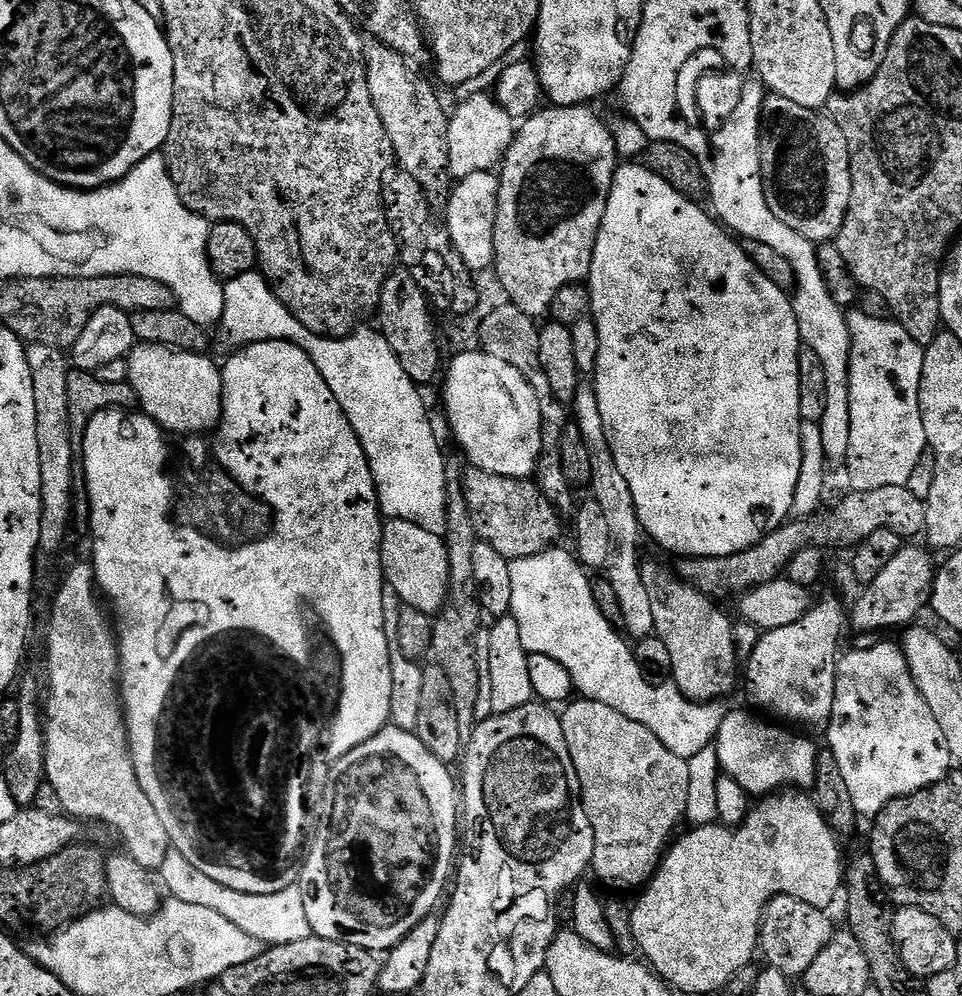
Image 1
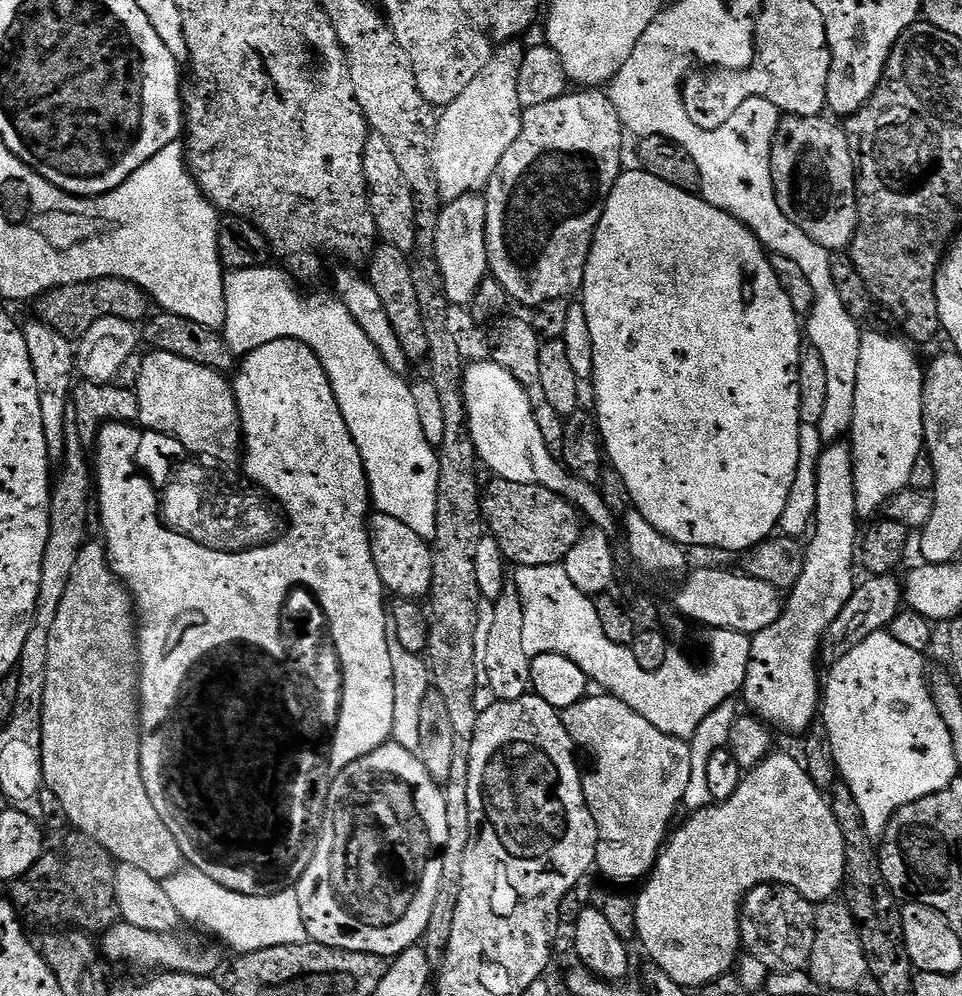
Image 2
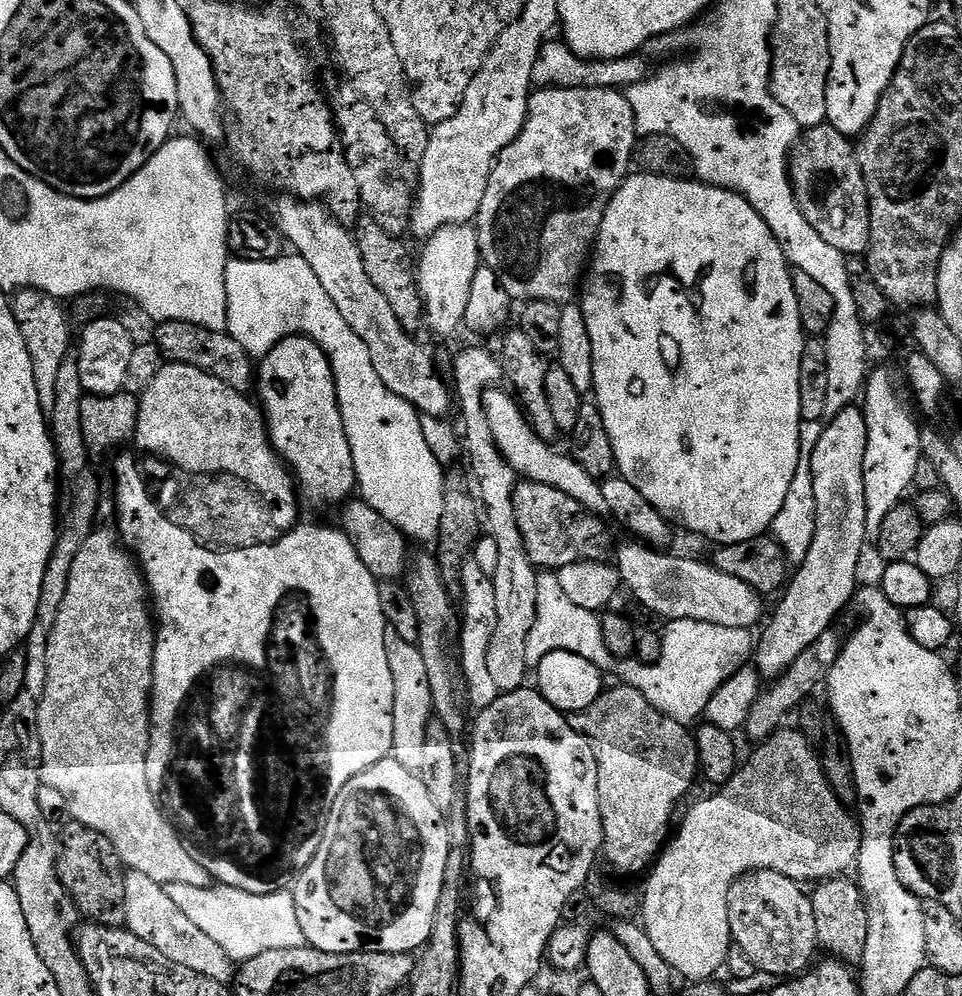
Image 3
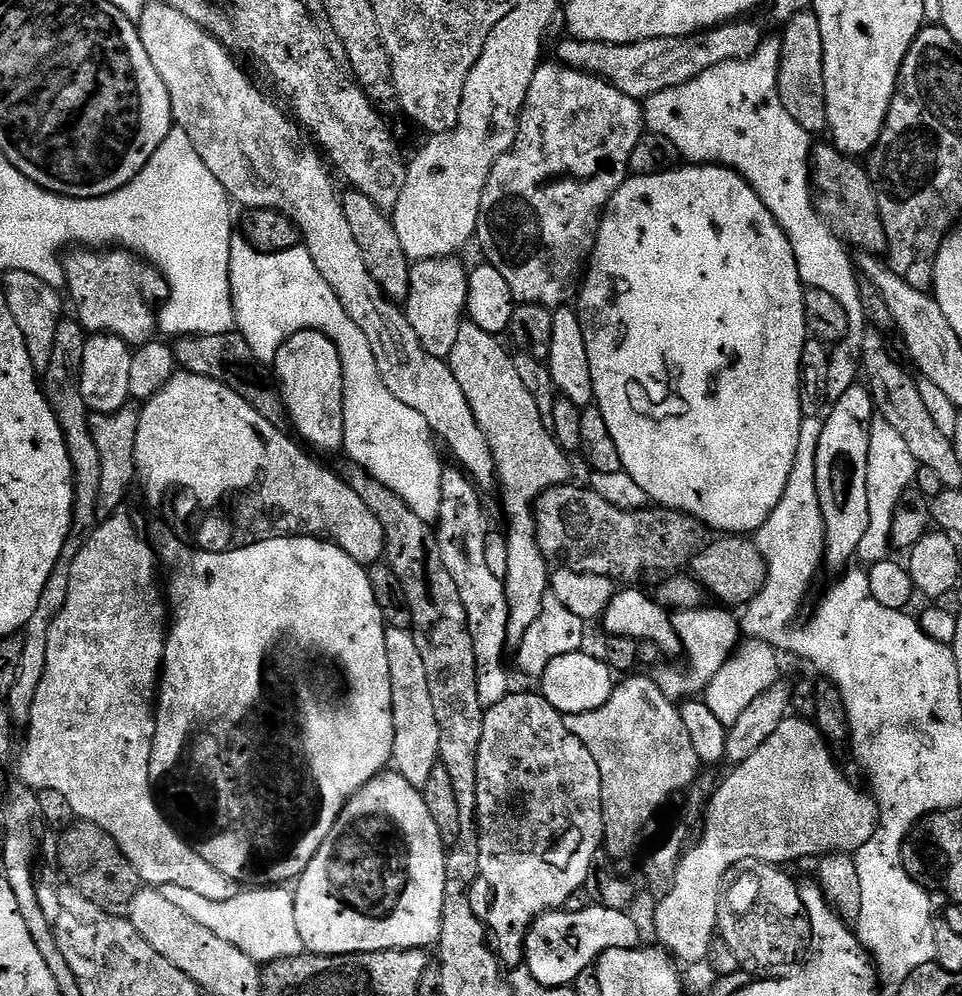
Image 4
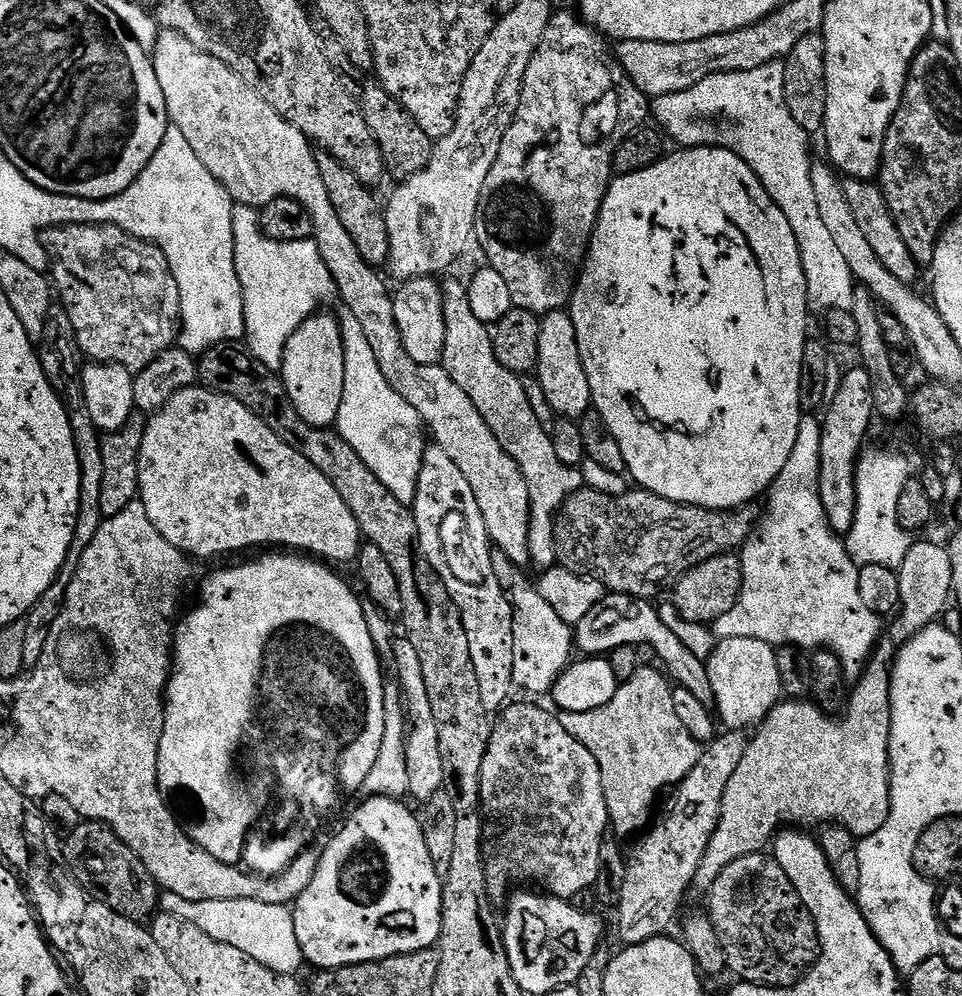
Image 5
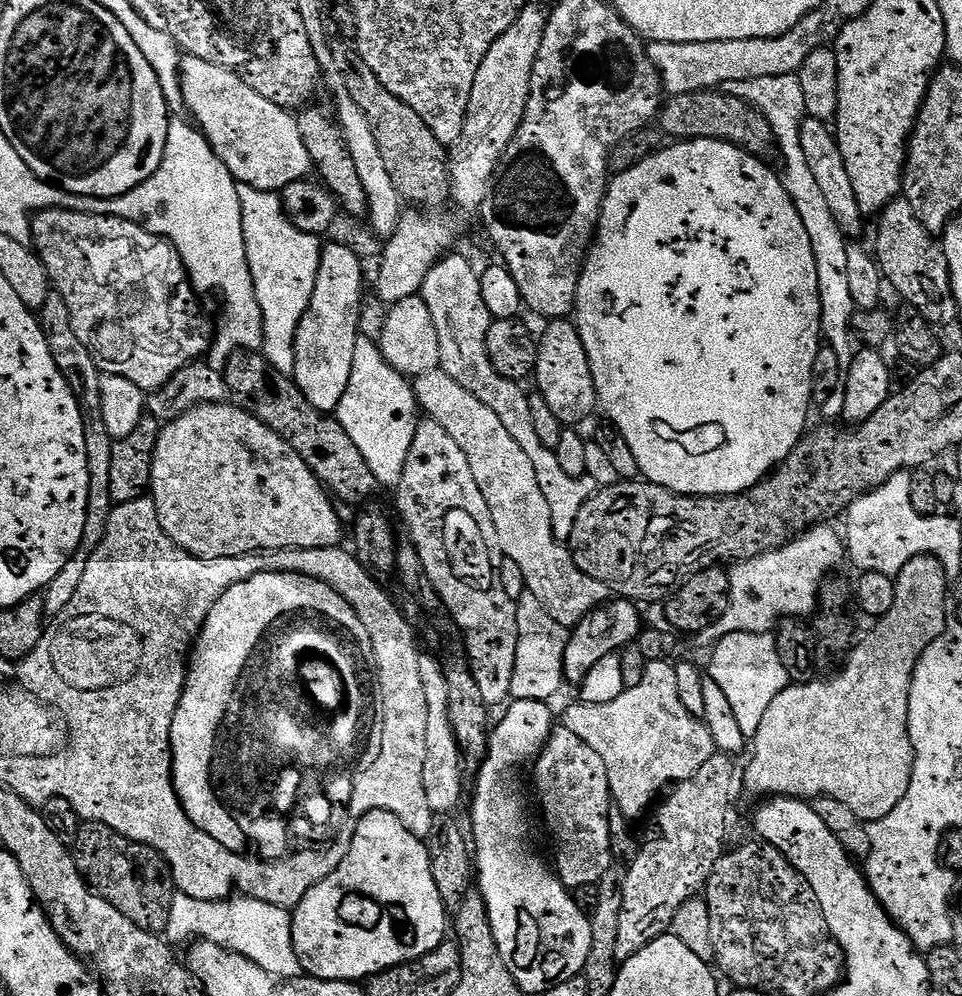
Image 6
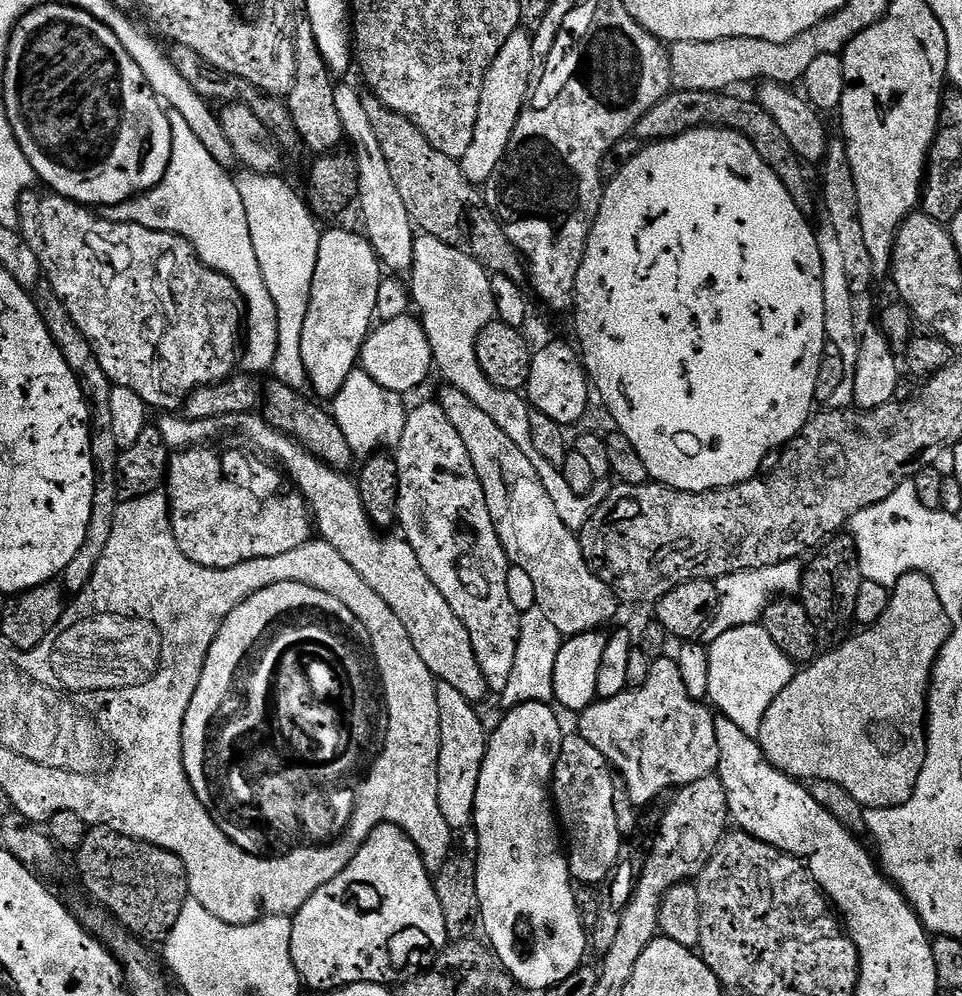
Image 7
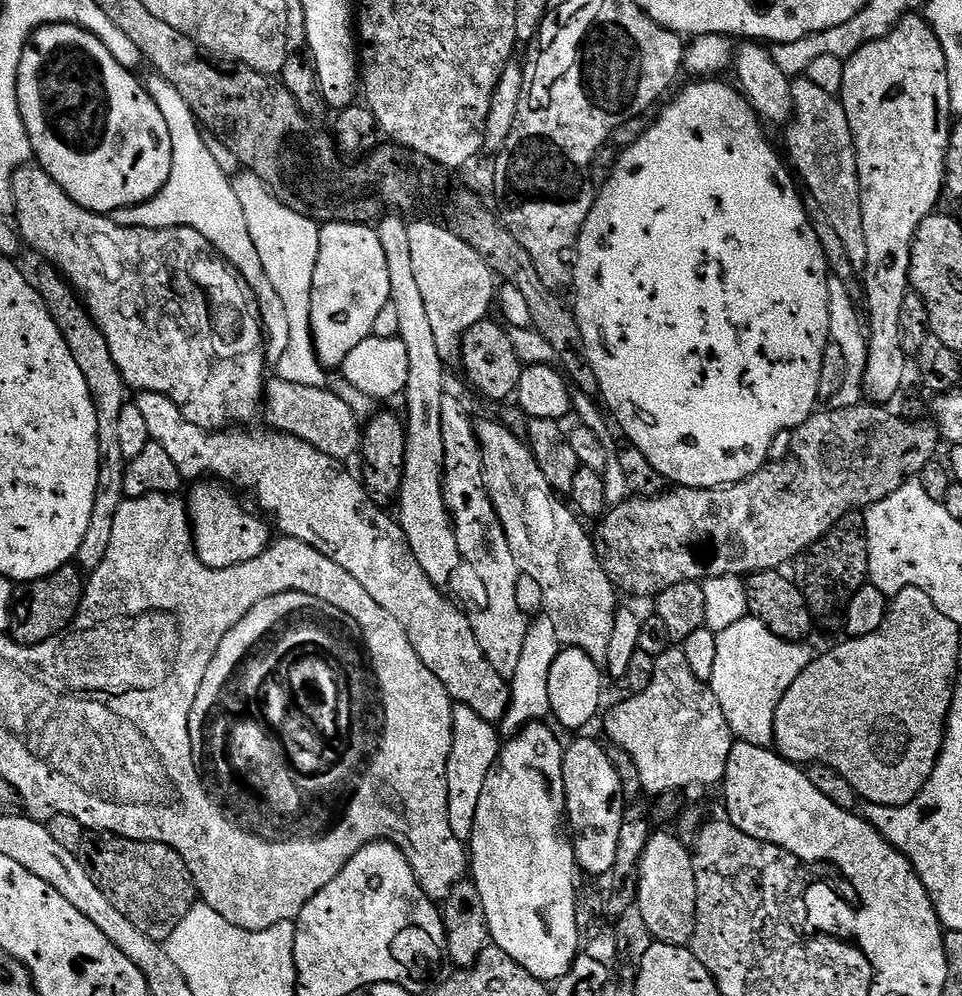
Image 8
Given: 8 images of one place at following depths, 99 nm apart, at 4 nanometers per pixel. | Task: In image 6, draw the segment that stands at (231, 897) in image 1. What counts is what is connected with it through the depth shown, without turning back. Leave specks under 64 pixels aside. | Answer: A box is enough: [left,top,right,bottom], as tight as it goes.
[166,894,302,980]

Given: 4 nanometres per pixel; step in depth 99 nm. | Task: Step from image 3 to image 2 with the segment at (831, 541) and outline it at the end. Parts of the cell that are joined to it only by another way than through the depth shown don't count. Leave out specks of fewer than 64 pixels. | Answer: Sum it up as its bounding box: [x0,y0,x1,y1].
[742,442,858,734]

